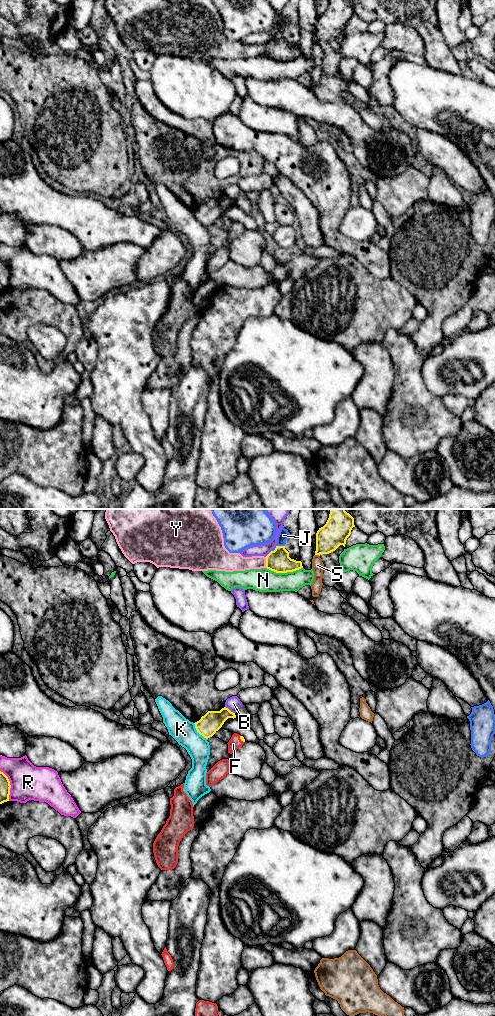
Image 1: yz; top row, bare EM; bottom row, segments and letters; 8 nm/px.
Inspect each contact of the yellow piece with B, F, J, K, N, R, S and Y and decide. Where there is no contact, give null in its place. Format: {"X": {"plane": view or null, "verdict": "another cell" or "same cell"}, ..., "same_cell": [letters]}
{"B": {"plane": "yz", "verdict": "another cell"}, "F": {"plane": "yz", "verdict": "same cell"}, "J": {"plane": "yz", "verdict": "another cell"}, "K": {"plane": "yz", "verdict": "another cell"}, "N": {"plane": "yz", "verdict": "another cell"}, "R": {"plane": "yz", "verdict": "another cell"}, "S": {"plane": "yz", "verdict": "another cell"}, "Y": {"plane": "yz", "verdict": "another cell"}, "same_cell": ["F"]}

